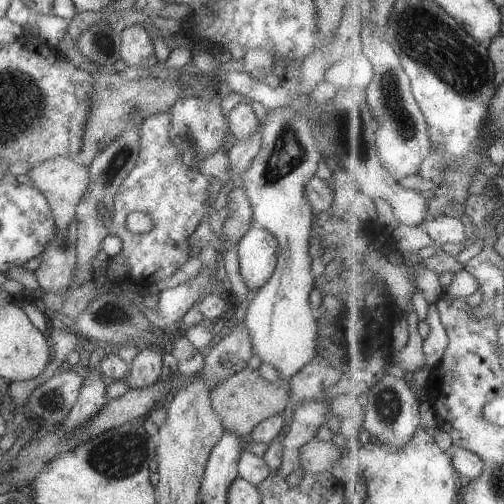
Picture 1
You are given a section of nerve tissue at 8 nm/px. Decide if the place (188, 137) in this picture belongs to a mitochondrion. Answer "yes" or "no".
yes

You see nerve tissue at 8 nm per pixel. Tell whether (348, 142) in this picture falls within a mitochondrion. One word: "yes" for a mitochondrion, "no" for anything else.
yes

